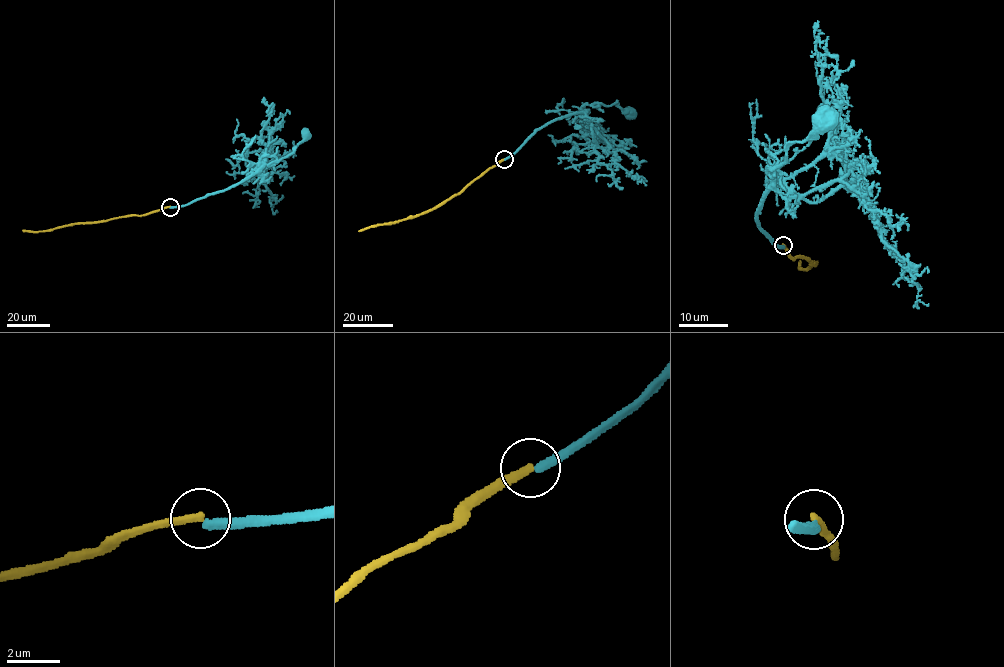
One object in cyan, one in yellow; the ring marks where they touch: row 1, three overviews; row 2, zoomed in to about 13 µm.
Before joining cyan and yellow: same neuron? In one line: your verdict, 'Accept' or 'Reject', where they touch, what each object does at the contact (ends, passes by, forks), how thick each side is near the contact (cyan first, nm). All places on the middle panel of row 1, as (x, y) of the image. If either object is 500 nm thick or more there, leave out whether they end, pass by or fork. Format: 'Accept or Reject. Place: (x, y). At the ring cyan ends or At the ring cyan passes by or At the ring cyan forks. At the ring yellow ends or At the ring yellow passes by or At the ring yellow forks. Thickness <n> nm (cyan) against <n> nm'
Reject. Place: (504, 159). At the ring cyan ends. At the ring yellow ends. Thickness 320 nm (cyan) against 300 nm

